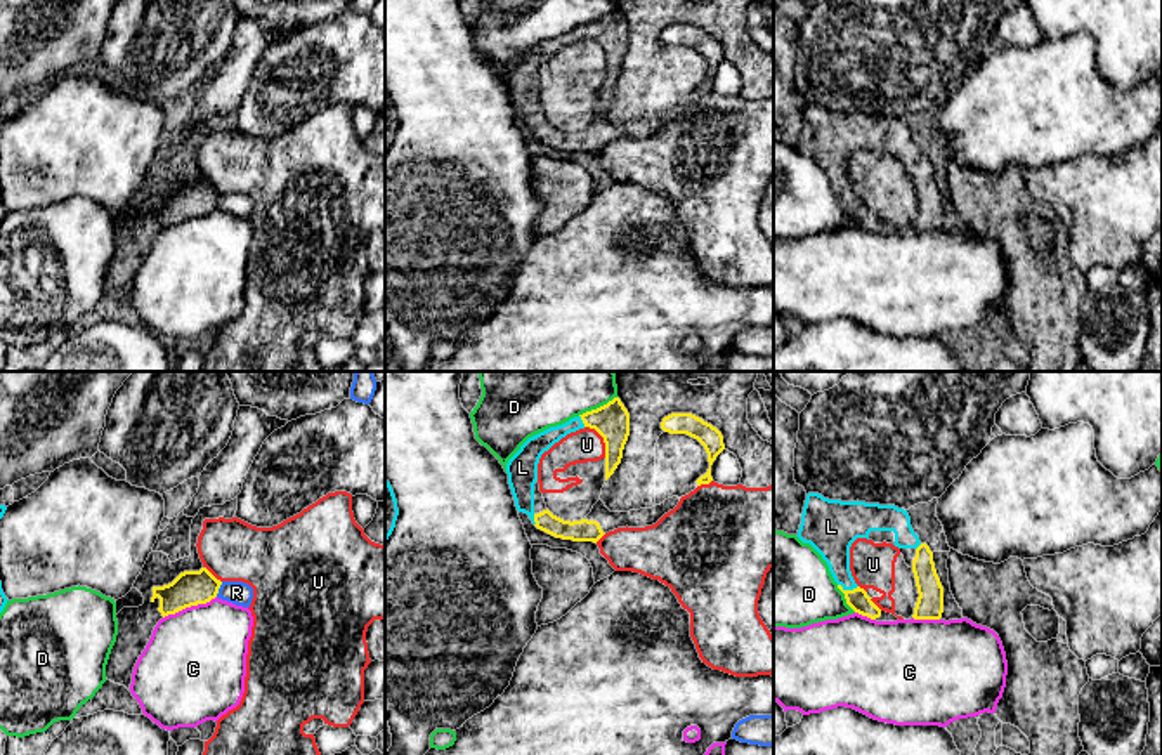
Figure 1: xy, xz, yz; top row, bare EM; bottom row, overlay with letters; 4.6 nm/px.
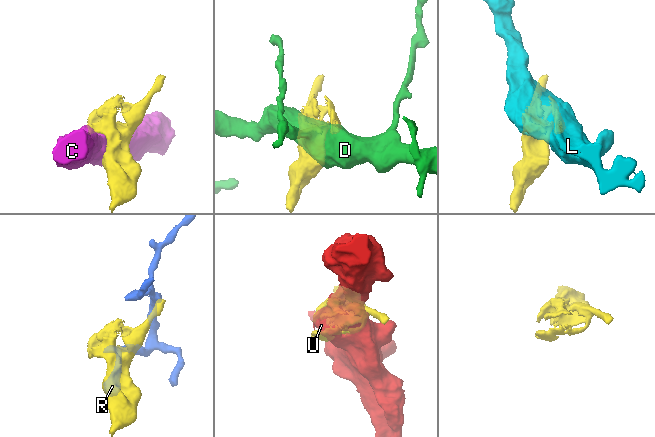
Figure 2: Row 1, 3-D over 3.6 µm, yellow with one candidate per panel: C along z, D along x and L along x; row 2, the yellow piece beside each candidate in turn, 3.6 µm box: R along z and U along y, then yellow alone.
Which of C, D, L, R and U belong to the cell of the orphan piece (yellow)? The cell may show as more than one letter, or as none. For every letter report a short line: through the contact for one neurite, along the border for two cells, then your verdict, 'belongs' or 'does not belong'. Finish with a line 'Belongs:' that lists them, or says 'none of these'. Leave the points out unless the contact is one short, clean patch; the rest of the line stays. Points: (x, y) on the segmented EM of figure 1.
C: does not belong
D: does not belong
L: belongs
R: does not belong
U: does not belong
Belongs: L

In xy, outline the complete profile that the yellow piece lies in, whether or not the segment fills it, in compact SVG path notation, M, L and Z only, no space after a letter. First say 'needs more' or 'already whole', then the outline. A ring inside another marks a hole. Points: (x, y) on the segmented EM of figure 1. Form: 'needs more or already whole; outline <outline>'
already whole; outline M206 568L199 571L184 571L172 583L153 587L153 597L160 599L158 611L161 616L175 614L186 607L206 604L217 597L222 581L217 580Z

